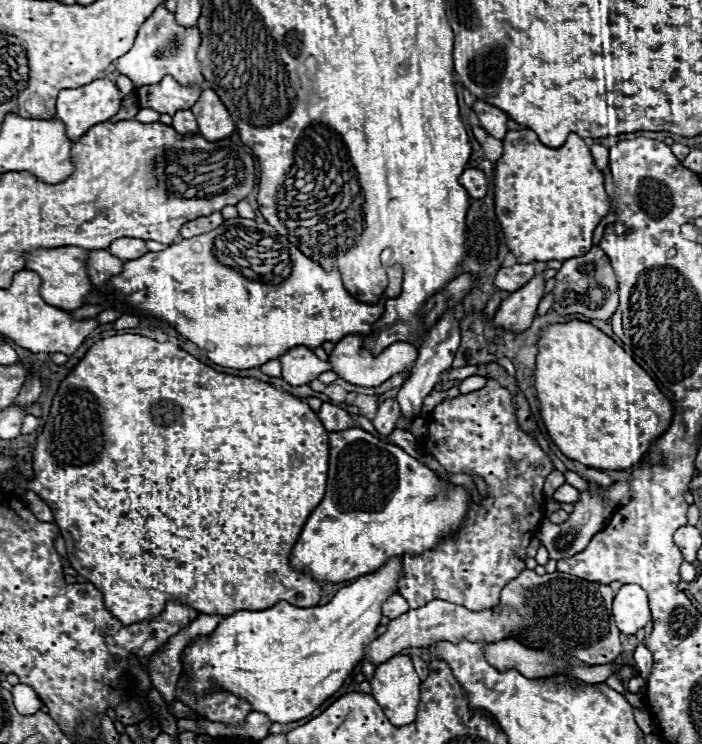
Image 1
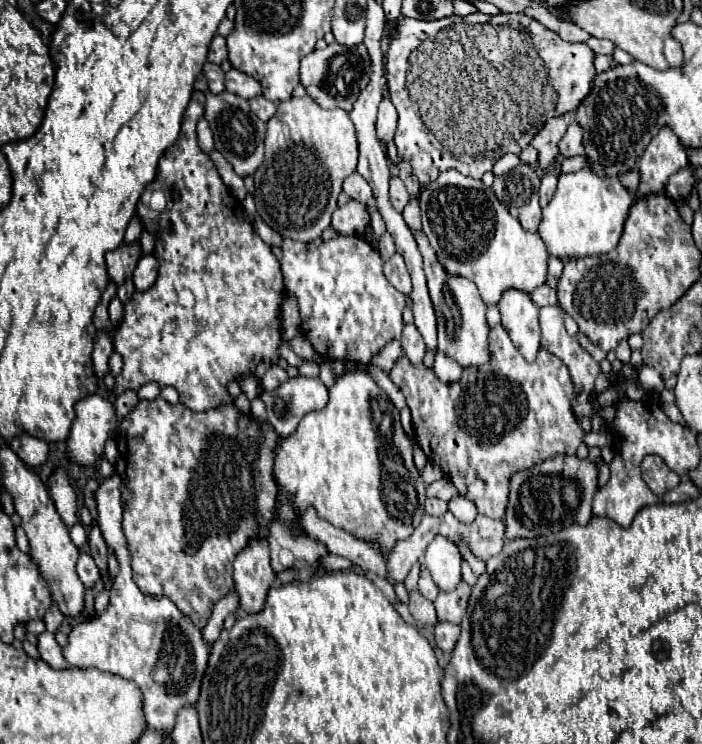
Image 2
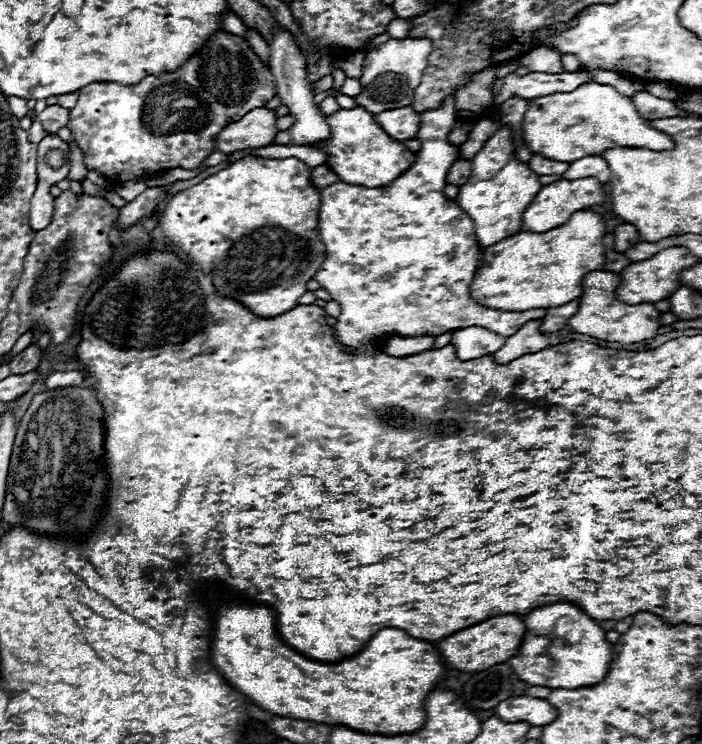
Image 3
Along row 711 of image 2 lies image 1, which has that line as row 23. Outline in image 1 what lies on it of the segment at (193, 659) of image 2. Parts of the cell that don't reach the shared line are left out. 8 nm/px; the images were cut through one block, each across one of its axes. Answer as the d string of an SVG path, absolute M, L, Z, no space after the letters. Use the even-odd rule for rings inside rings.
M160 4L154 14L140 26L138 36L130 52L118 58L116 70L124 76L128 76L136 88L148 86L148 84L158 84L164 76L172 76L178 84L182 86L194 86L202 84L204 76L200 72L200 62L196 58L200 46L200 32L196 26L186 28L176 22L176 16Z

